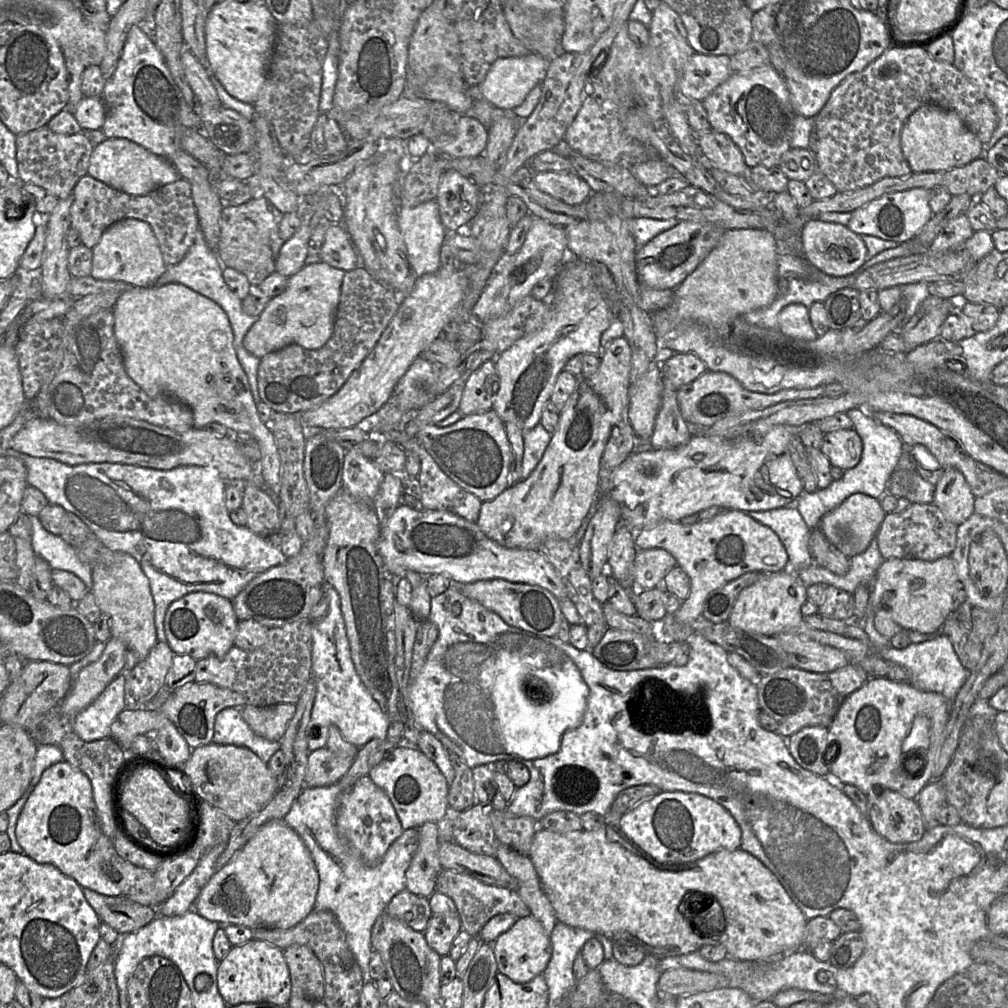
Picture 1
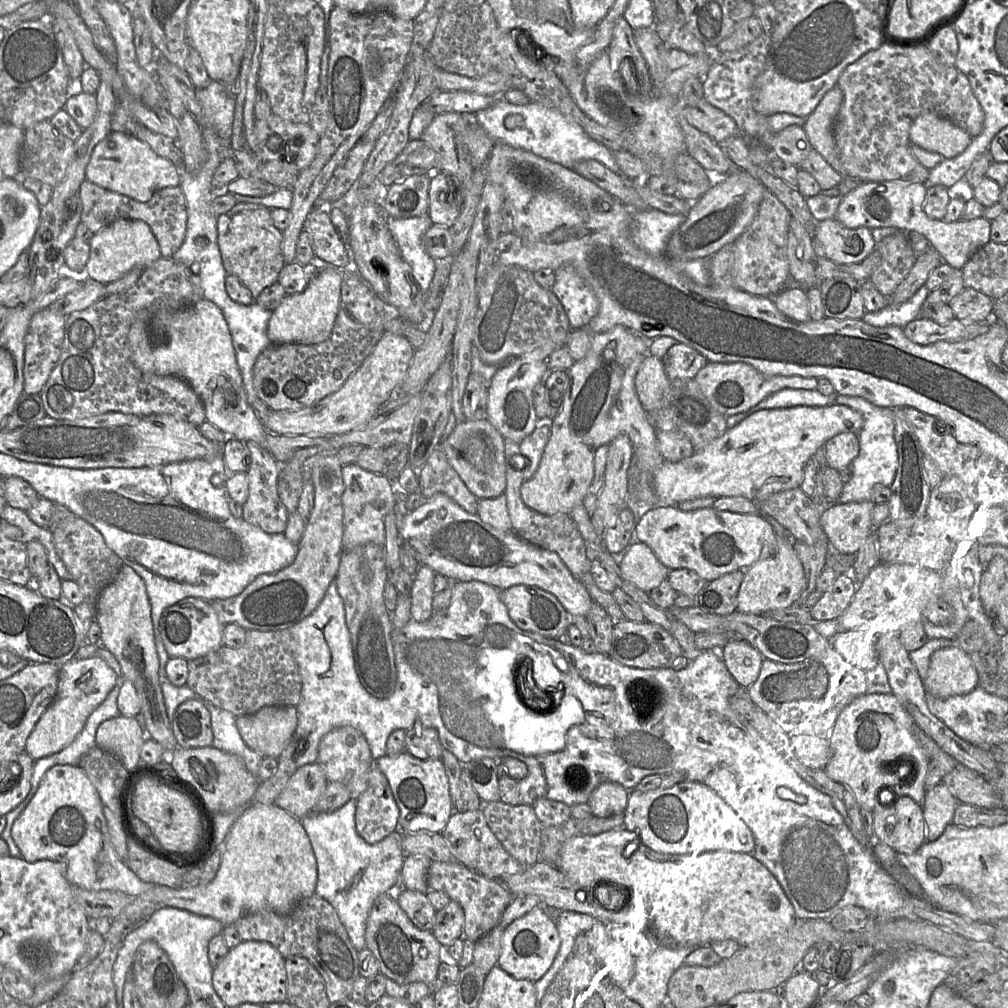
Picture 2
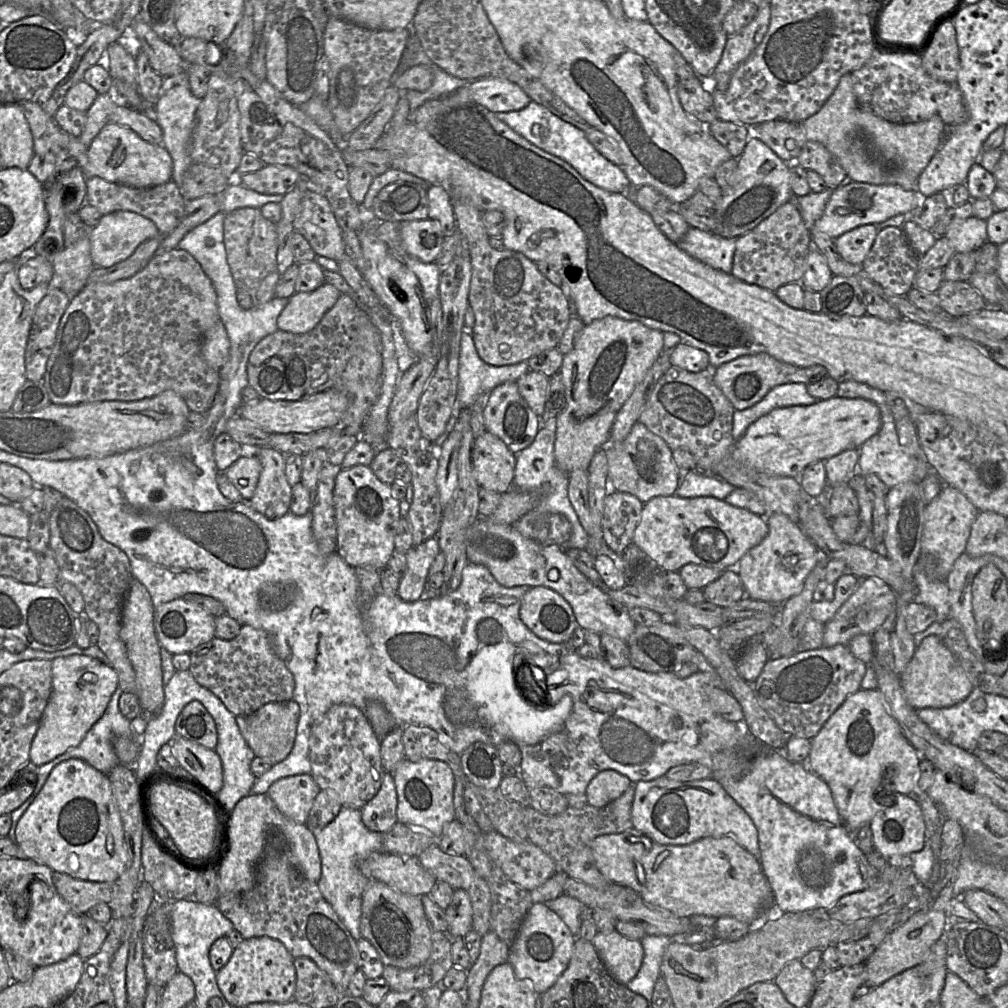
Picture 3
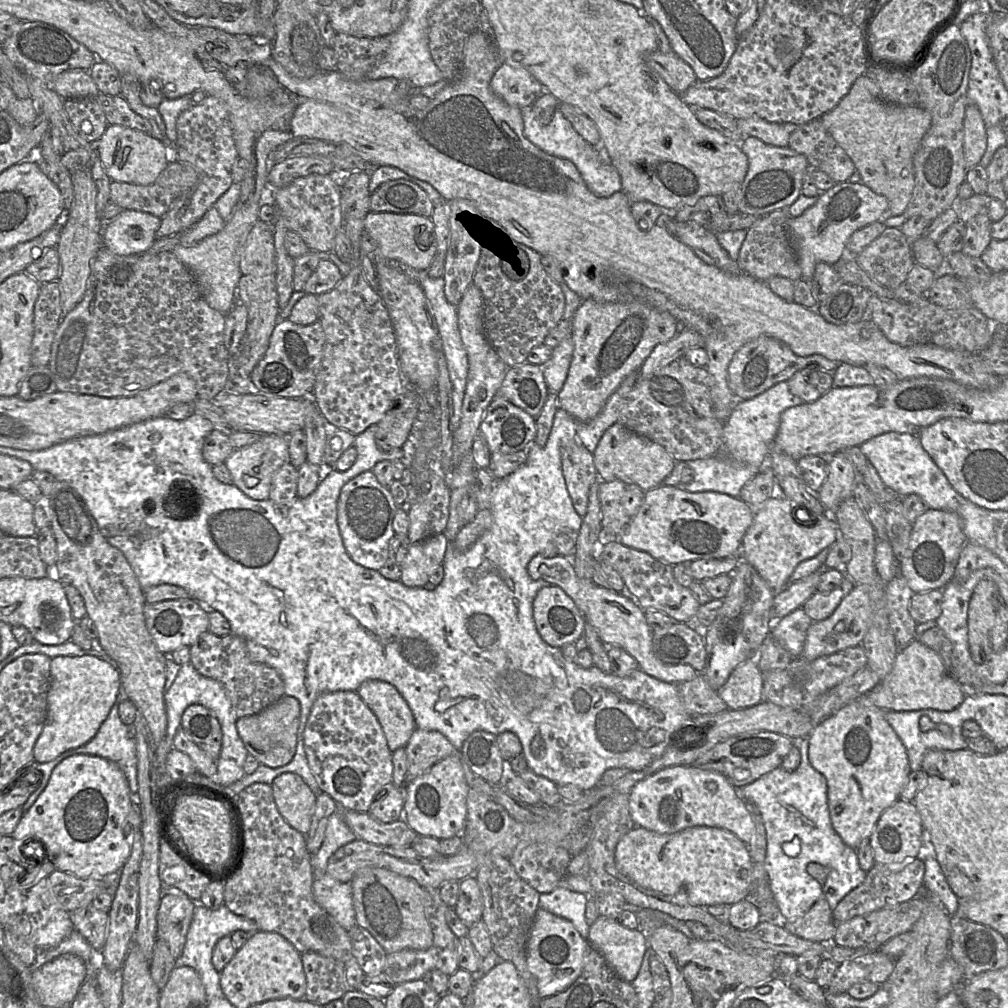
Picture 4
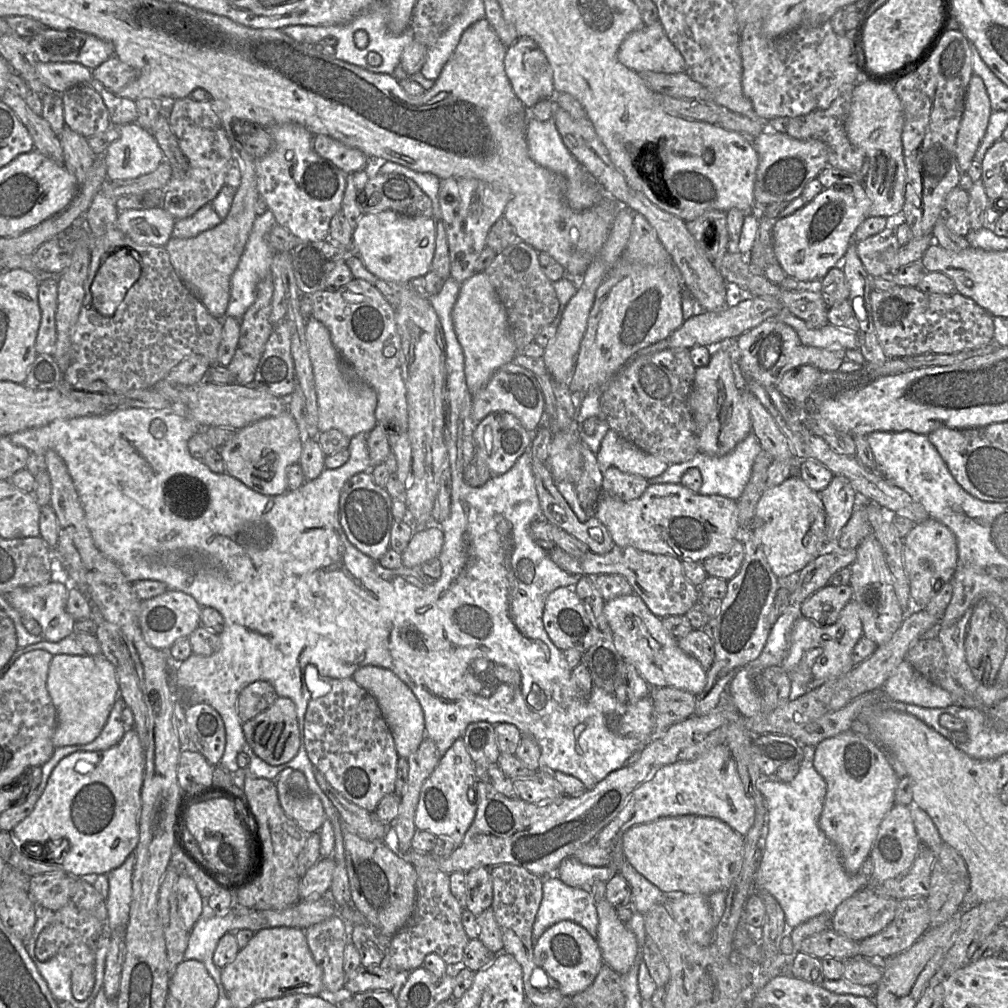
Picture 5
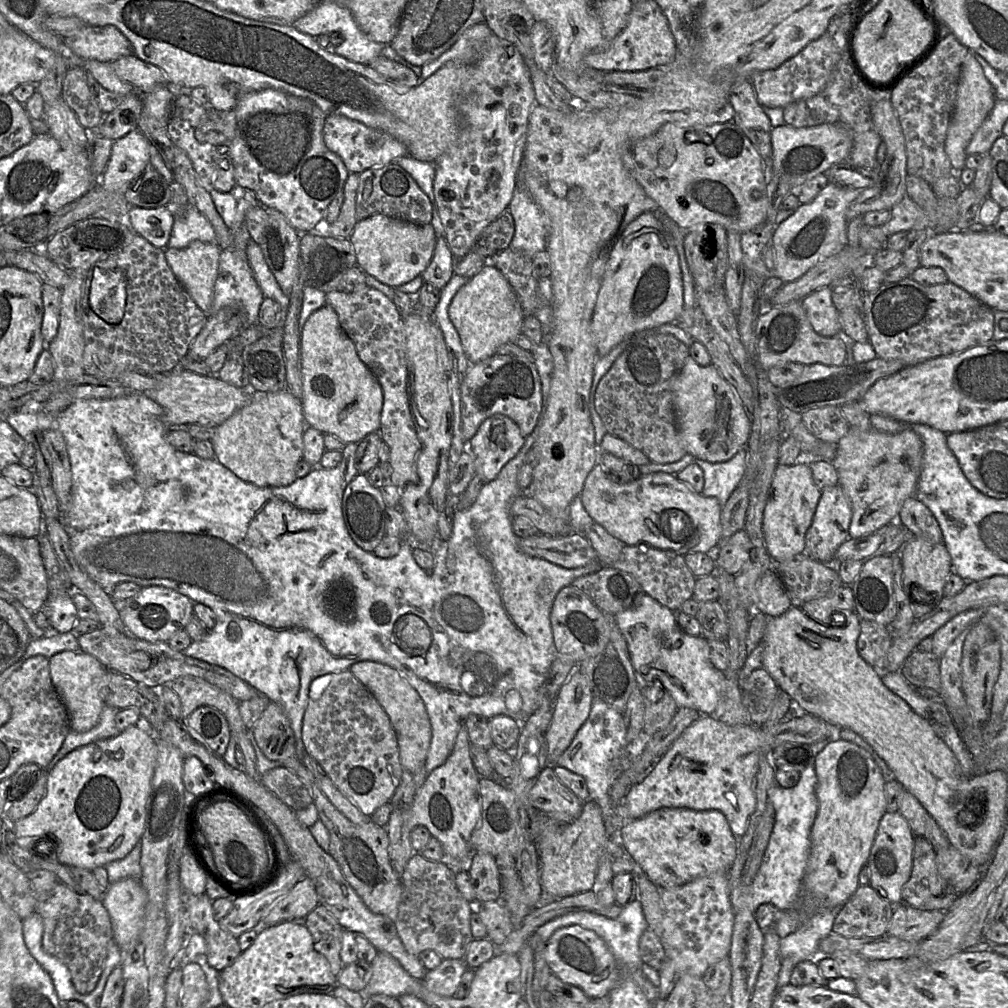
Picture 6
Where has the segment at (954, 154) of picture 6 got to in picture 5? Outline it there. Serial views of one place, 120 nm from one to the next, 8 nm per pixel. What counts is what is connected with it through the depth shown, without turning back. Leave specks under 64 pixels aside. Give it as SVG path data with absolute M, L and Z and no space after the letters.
M971 76L964 112L956 137L956 157L959 170L967 172L985 135L991 114L991 105L982 78Z

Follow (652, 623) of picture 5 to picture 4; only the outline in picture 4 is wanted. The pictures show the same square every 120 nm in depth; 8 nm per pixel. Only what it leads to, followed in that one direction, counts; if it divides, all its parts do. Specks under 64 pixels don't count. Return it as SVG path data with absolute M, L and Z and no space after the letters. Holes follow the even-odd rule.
M538 554L529 561L527 571L534 580L544 580L562 588L575 602L585 621L594 627L600 639L607 646L617 646L627 651L646 674L671 684L688 682L698 675L698 672L688 664L671 665L659 660L652 649L653 629L646 622L644 610L626 592L616 592L612 589L599 587L592 581L578 578L571 558L560 555L545 557ZM542 564L559 570L561 576L541 574L538 567Z

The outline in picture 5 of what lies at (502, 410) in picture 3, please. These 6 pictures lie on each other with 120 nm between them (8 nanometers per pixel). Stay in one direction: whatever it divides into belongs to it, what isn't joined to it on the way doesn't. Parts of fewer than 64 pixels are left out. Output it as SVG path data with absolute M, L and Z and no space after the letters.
M511 413L487 415L473 432L475 457L482 458L493 476L506 473L532 442L532 435Z

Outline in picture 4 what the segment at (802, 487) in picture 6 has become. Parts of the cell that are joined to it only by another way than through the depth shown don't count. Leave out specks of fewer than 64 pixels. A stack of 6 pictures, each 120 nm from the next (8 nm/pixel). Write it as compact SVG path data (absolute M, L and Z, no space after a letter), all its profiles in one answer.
M781 494L756 507L740 548L740 561L751 564L775 594L789 584L790 576L801 562L817 556L840 537L837 523L827 512L820 515L810 513L813 526L803 526L794 519L793 509L792 503Z

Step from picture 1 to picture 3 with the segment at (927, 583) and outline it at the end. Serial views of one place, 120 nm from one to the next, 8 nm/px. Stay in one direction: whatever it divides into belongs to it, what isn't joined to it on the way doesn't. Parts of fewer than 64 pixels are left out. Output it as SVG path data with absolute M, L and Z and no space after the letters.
M876 578L861 579L853 594L838 609L834 617L825 623L823 646L847 645L856 635L871 635L894 610L898 595L885 582Z

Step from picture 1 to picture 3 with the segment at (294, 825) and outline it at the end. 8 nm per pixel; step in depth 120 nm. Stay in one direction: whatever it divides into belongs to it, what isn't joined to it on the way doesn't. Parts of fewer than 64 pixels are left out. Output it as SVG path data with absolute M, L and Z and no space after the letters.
M343 806L336 818L319 832L314 832L314 836L321 858L321 877L317 883L319 891L357 941L362 937L362 895L371 882L360 872L359 862L373 852L384 851L384 833L366 827L361 809Z

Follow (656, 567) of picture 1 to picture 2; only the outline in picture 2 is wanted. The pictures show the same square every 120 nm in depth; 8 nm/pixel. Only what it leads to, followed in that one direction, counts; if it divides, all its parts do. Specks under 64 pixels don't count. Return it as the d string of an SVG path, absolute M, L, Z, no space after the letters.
M632 543L623 554L613 556L618 558L623 577L646 593L668 578L670 569L658 560L645 543Z

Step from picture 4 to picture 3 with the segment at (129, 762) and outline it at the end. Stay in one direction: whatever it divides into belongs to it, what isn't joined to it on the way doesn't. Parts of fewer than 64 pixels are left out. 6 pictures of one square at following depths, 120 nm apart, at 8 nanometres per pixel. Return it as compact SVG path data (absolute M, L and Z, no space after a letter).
M118 687L113 693L102 717L90 728L78 746L67 750L54 760L36 768L37 781L33 793L19 808L10 813L12 820L11 824L13 824L12 829L16 829L19 819L42 789L52 769L59 763L71 758L78 758L105 774L108 774L114 767L120 764L120 761L112 748L112 739L115 737L136 736L132 730L130 720L124 717L124 715L120 712L119 699L121 694L122 690Z

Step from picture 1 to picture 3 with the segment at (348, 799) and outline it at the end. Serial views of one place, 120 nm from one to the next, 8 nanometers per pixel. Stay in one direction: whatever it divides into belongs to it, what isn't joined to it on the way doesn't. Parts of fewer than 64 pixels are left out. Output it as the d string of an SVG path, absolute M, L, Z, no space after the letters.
M386 771L378 793L361 808L362 821L372 831L385 833L398 821L398 794L391 772Z

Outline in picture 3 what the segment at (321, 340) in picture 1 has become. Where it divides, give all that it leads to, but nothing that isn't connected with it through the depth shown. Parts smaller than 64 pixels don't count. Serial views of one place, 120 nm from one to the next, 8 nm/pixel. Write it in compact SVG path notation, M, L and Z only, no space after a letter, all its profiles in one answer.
M327 282L313 291L295 293L277 319L278 329L294 334L312 330L340 295L341 292Z

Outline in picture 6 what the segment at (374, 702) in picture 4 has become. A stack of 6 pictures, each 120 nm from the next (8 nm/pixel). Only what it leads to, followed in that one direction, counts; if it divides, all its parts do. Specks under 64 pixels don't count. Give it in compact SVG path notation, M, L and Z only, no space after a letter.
M360 661L353 664L349 670L371 691L387 712L397 735L400 760L404 769L411 773L425 769L432 726L424 701L417 690L396 669L380 662Z

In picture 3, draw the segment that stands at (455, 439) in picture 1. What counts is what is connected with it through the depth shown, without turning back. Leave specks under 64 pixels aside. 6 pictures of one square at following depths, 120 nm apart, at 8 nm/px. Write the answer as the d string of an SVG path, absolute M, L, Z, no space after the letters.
M485 431L474 439L471 460L480 487L499 494L513 487L515 454L495 435Z

